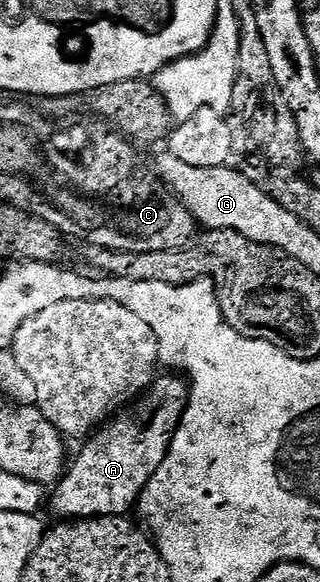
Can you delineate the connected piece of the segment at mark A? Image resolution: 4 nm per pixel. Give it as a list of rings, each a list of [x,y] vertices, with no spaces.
[[[167,373],[164,379],[163,376],[156,378],[144,394],[126,404],[121,413],[116,414],[110,422],[100,426],[84,442],[88,443],[80,449],[79,456],[72,463],[70,460],[69,466],[54,484],[55,492],[52,495],[50,492],[49,507],[51,503],[52,509],[60,515],[58,518],[63,521],[100,519],[101,517],[123,517],[131,513],[127,511],[134,512],[145,485],[151,480],[153,473],[157,473],[161,461],[167,456],[171,436],[174,435],[176,427],[179,426],[179,418],[187,408],[188,390],[188,384],[182,378]]]

